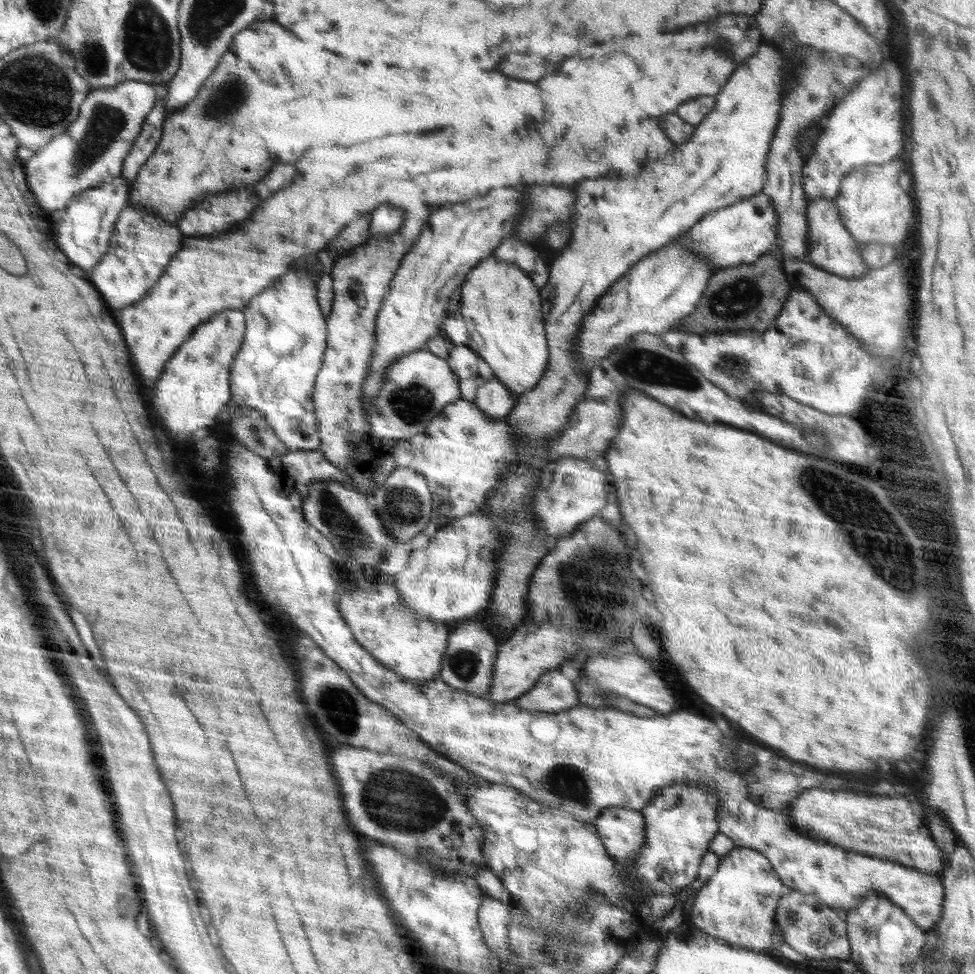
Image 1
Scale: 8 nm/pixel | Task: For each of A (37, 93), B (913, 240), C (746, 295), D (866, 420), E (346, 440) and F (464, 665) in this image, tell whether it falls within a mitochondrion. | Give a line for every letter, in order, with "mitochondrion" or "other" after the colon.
A: mitochondrion
B: other
C: mitochondrion
D: other
E: other
F: mitochondrion

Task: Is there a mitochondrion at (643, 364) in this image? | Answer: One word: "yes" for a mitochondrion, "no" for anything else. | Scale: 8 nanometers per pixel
yes

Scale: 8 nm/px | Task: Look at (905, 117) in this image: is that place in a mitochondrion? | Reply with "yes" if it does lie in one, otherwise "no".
no

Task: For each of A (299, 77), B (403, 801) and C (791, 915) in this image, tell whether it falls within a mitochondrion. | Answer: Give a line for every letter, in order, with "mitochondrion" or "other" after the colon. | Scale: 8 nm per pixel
A: other
B: mitochondrion
C: mitochondrion

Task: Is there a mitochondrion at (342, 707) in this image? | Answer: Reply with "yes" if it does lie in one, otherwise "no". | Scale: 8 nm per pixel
yes

